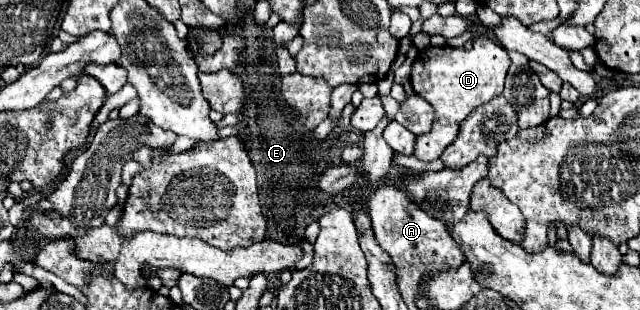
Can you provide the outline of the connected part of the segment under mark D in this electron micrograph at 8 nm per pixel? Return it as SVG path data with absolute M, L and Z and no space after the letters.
M476 37L474 39L474 47L468 51L468 49L454 49L454 47L428 47L424 51L420 51L420 55L416 57L414 61L414 67L412 67L412 87L414 87L414 93L420 95L422 99L426 99L432 107L434 107L434 123L432 123L432 129L424 135L418 135L416 137L416 145L414 145L414 155L420 159L420 161L434 161L442 155L442 151L452 145L456 141L456 135L458 135L458 127L460 123L482 103L490 101L492 97L500 95L502 89L504 89L504 79L508 75L508 67L510 67L510 57L506 53L504 47L500 47L496 41L488 39L488 37Z

